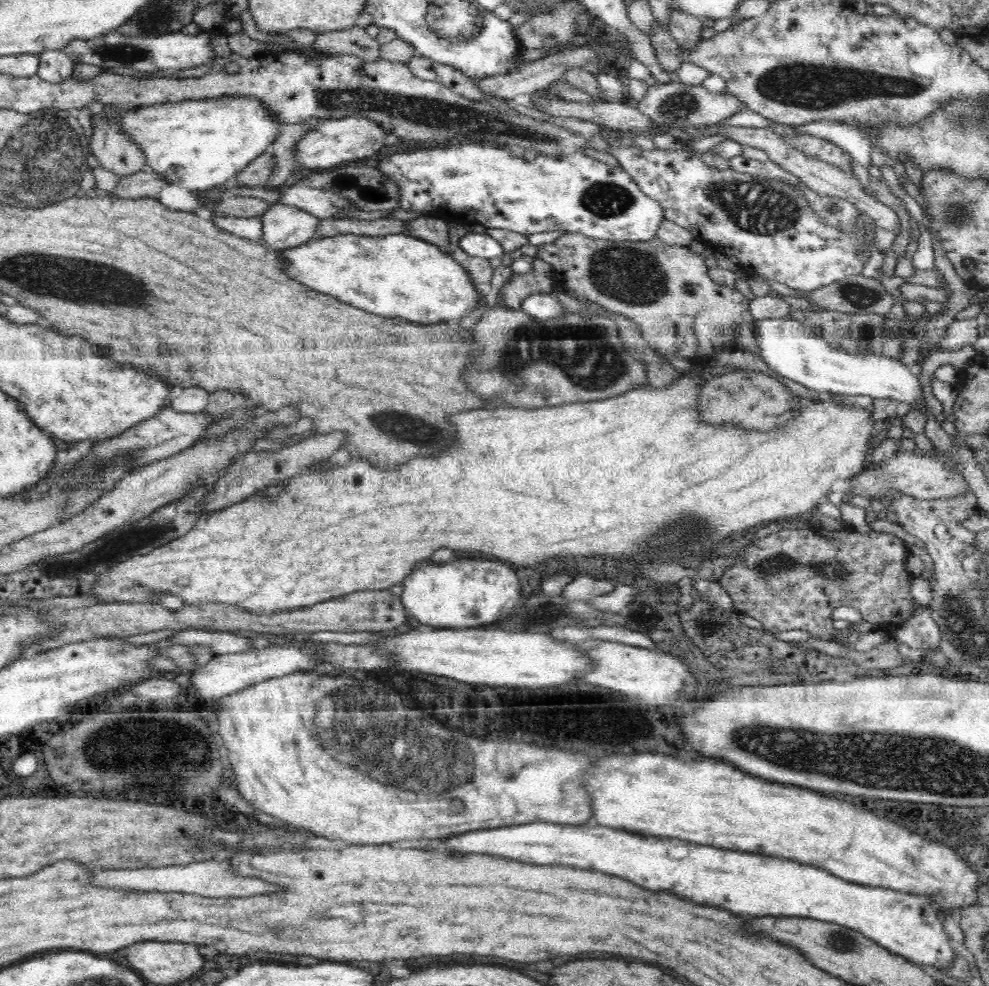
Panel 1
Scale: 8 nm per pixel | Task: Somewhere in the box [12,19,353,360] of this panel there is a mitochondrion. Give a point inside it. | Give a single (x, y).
(122, 52)

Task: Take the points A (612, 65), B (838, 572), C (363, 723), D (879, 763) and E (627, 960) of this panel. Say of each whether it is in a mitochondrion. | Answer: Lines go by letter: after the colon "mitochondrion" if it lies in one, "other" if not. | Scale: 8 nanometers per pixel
A: other
B: mitochondrion
C: mitochondrion
D: mitochondrion
E: other

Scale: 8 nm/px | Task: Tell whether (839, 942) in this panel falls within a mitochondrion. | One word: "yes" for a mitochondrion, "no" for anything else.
yes

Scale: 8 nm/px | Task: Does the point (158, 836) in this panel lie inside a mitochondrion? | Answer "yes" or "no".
no

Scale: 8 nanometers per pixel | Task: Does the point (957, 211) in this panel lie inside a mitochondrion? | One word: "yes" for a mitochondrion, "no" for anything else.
yes

